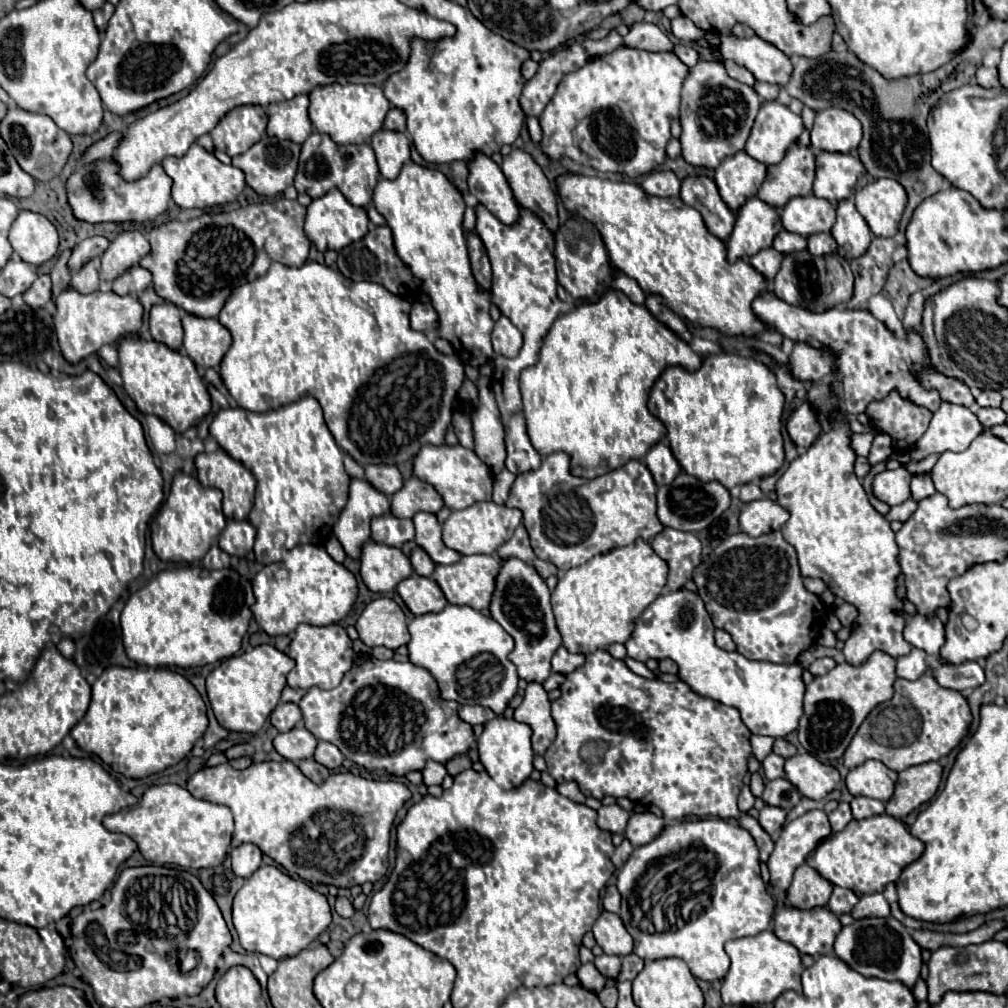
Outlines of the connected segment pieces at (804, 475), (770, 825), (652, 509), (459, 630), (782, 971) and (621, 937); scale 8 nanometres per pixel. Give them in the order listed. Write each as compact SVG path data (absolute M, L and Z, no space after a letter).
M835 410L829 414L829 426L817 436L817 440L809 446L809 450L801 456L797 456L789 468L781 474L777 480L775 492L777 502L789 510L789 520L783 524L781 532L783 538L797 550L799 566L803 576L811 578L823 578L829 586L829 590L843 598L845 602L851 602L859 610L859 628L847 638L843 656L847 664L861 666L875 650L881 650L893 658L899 658L903 654L911 652L911 646L903 640L901 632L905 626L905 620L893 612L893 608L903 608L895 594L895 578L899 576L901 568L897 564L897 552L899 546L895 542L895 534L883 514L879 514L871 504L869 498L855 476L855 450L851 448L851 428L845 412Z
M765 806L765 808L759 812L759 824L761 824L773 838L777 838L779 832L781 832L781 828L783 828L785 816L787 816L787 812L785 812L783 808Z
M553 452L543 458L537 470L517 474L507 506L523 512L535 556L567 572L597 554L633 544L635 538L651 542L665 528L657 518L655 492L655 480L641 460L631 460L617 470L585 480L571 474L567 454Z
M449 604L443 612L421 614L409 622L409 660L425 668L437 680L439 696L459 706L477 704L503 714L517 696L519 676L509 660L513 638L491 618L469 606Z
M773 930L731 940L725 944L725 952L731 958L731 968L725 974L721 988L725 1004L767 1004L783 990L801 990L801 956L795 946L779 940Z
M603 912L593 926L593 934L605 954L627 956L633 952L633 938L617 914Z

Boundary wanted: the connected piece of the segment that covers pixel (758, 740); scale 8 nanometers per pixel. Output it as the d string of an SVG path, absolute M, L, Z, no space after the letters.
M753 736L751 738L751 746L753 746L753 754L757 756L757 760L761 762L769 752L771 752L771 748L773 748L773 744L775 744L775 738L771 738L771 736Z

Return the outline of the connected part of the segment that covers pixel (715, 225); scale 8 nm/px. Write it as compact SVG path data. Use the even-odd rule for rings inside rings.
M695 176L691 178L685 178L683 184L681 184L681 200L699 210L703 220L705 220L705 226L709 228L709 232L721 240L727 240L731 236L731 230L735 226L735 216L733 212L727 208L727 204L719 198L719 192L717 192L717 186L711 178L707 176L697 176L699 182L705 184L707 188L707 196L705 198L697 198L693 192L691 192L691 186L695 182Z

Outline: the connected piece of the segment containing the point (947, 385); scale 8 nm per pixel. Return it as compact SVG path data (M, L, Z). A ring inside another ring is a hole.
M933 374L929 380L927 380L927 386L935 386L939 392L941 392L941 399L943 401L961 404L961 406L967 406L971 410L975 410L975 398L971 394L971 390L967 386L963 386L963 382L959 380L953 380L953 378L945 378L941 374Z

